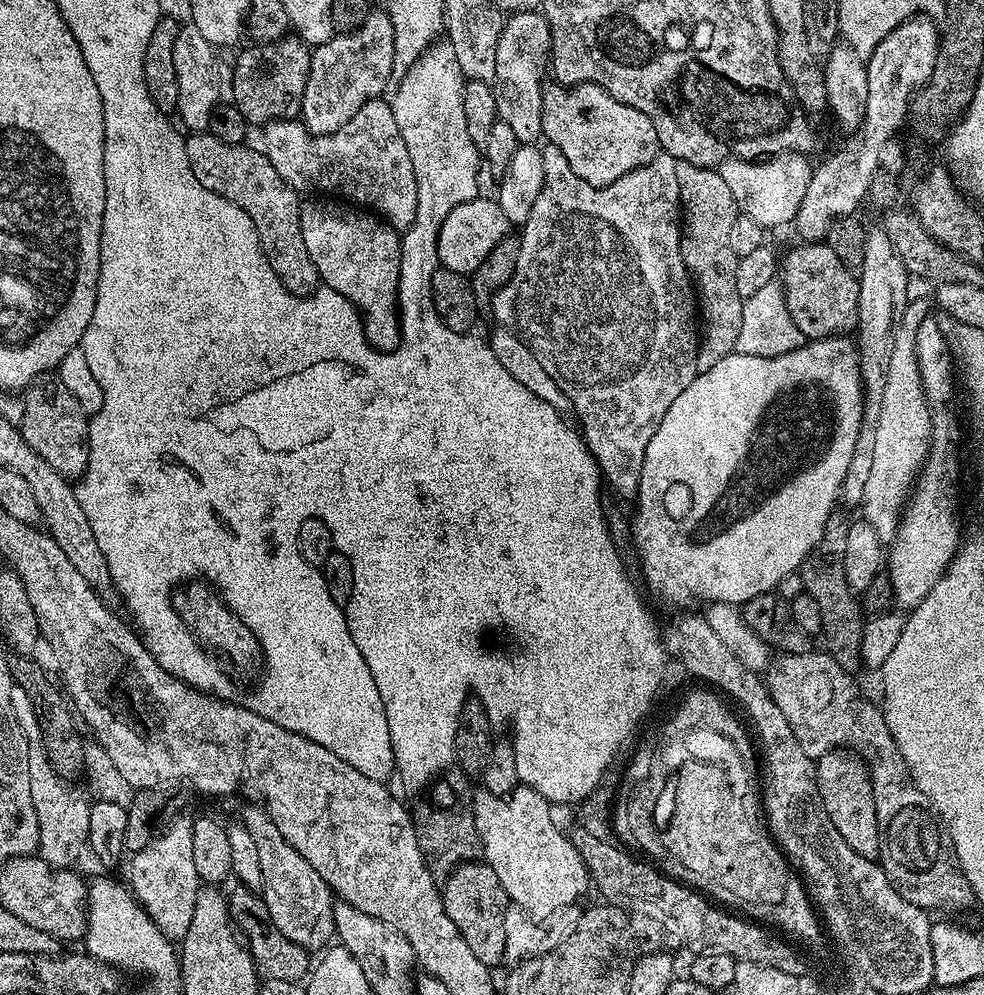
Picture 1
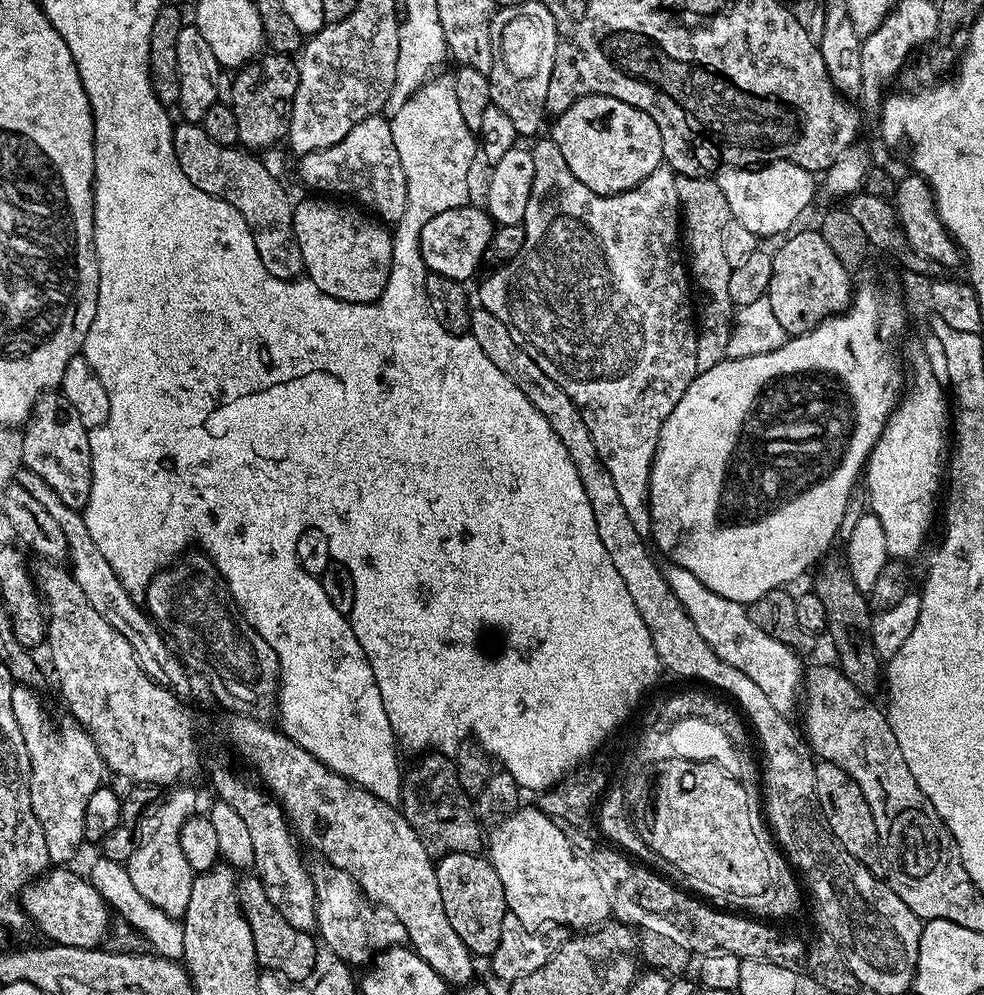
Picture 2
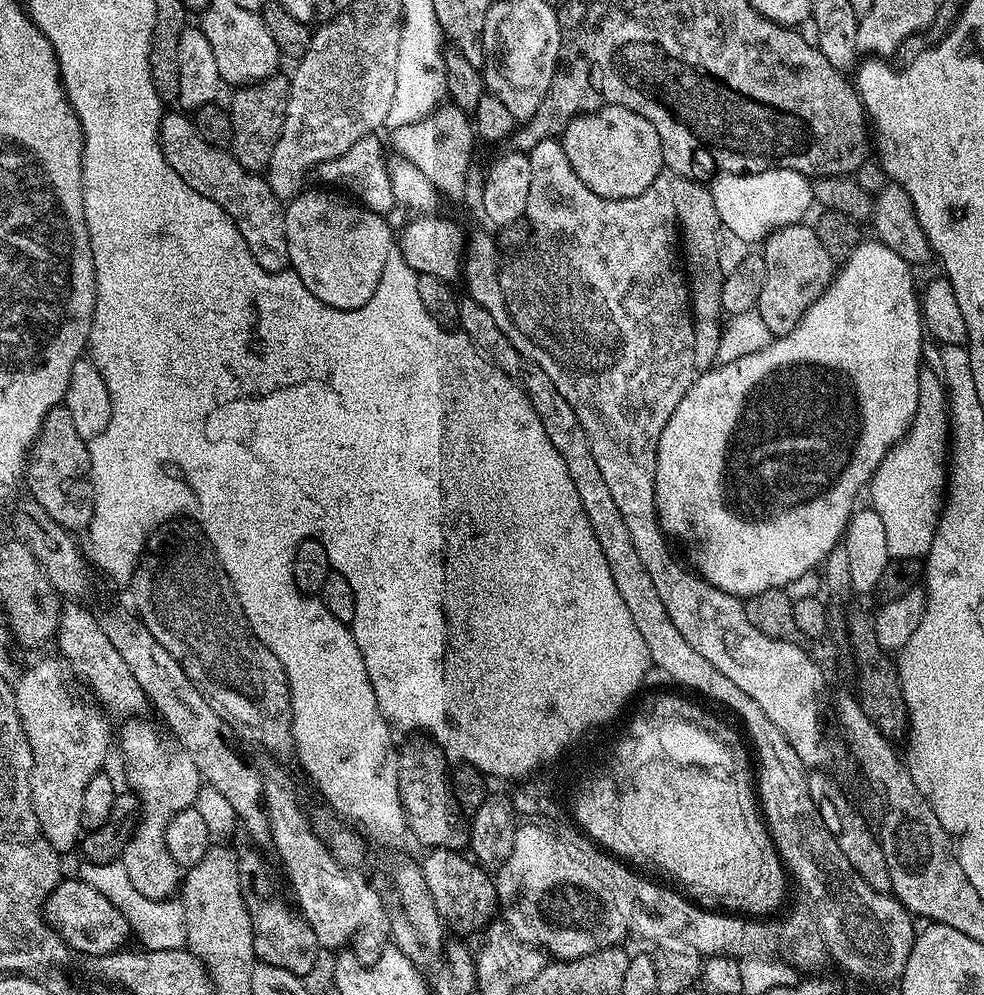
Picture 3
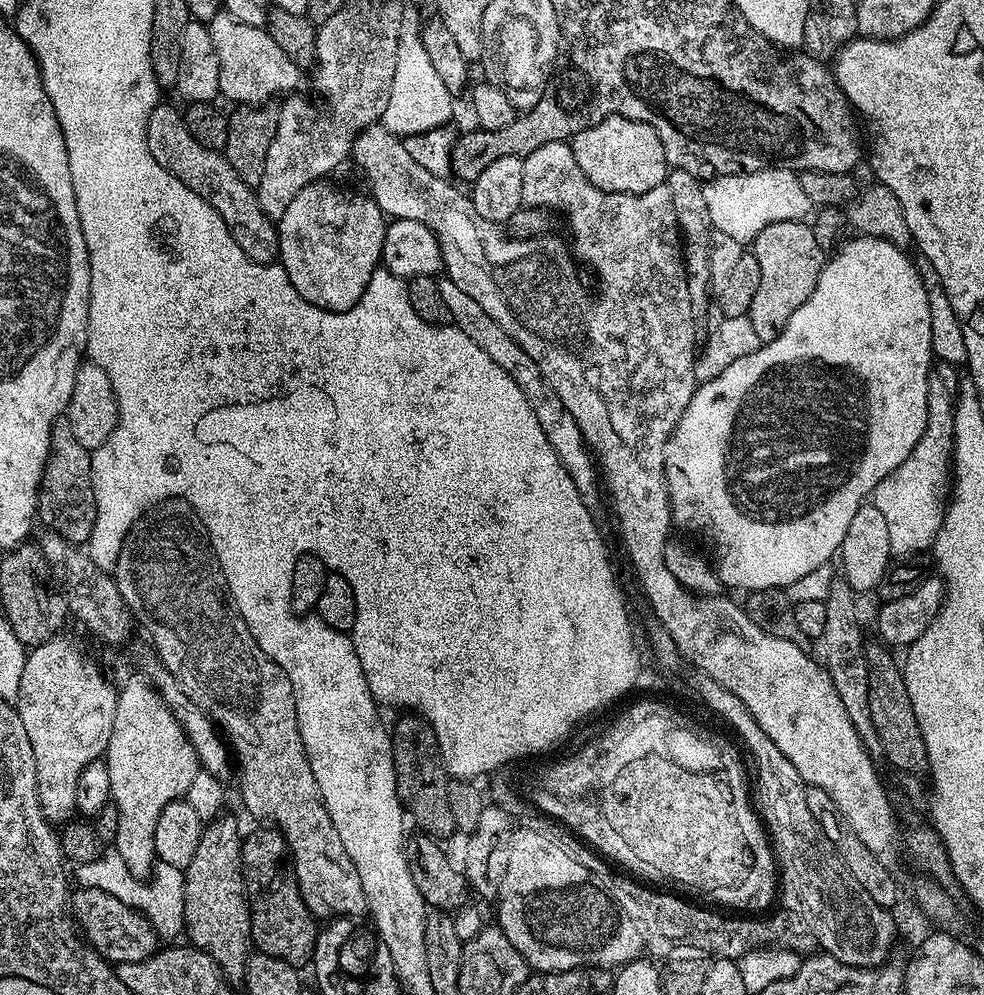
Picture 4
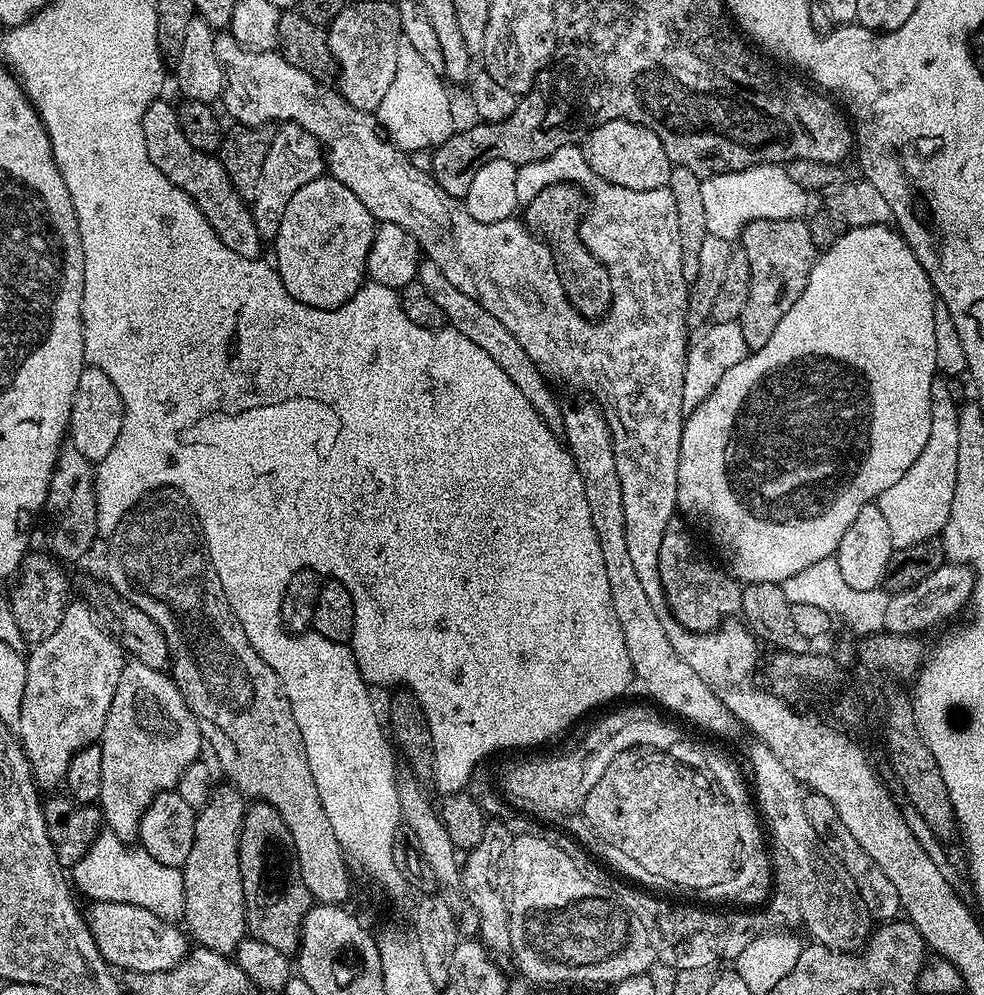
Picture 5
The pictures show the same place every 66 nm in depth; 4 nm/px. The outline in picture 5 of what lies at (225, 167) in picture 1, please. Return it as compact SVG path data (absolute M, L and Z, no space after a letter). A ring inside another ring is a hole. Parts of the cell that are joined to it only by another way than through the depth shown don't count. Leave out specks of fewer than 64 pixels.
M167 99L155 100L142 114L142 134L146 138L146 154L150 154L150 162L181 188L196 203L198 210L210 222L210 226L218 234L218 238L234 254L242 258L257 259L261 255L262 241L258 234L258 226L254 226L251 207L245 197L232 187L226 170L213 153L203 152L190 142L186 142L186 134L178 126L176 108L168 105Z

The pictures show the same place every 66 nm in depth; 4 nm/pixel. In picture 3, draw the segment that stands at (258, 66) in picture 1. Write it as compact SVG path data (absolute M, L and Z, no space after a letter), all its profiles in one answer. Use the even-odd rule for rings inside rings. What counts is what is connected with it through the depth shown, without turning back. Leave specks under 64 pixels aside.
M283 74L267 76L265 80L259 80L257 84L246 84L237 87L231 93L230 111L232 114L232 143L230 151L236 157L236 161L247 172L263 173L270 162L270 154L282 134L282 122L286 118L286 102L288 101L289 77Z

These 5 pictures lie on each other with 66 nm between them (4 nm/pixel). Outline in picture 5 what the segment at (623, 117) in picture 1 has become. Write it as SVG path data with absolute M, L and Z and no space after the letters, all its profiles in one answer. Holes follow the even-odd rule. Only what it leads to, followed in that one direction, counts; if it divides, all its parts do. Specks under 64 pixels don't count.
M611 120L593 128L584 137L582 147L590 170L606 178L606 182L614 182L614 186L626 186L626 190L658 190L670 182L674 165L652 128L629 120Z

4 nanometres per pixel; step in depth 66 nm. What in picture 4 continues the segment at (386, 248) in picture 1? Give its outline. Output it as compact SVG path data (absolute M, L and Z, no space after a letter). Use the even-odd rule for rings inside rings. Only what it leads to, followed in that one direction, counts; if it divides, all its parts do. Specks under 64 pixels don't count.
M317 182L298 190L294 202L286 206L286 214L278 221L280 254L278 263L286 270L294 290L306 302L328 312L350 310L362 298L370 278L382 264L382 242L386 217L371 195L355 196L352 192L339 192L329 182Z

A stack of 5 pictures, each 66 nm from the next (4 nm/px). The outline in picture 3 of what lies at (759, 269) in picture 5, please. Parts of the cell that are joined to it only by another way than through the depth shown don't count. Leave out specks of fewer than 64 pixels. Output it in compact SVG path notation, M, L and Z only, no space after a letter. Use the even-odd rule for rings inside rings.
M808 222L770 232L768 239L763 241L762 253L766 262L766 282L763 283L755 311L759 312L762 322L770 326L773 337L779 338L800 325L806 310L814 306L816 299L832 283L834 261L826 246L822 246L822 238L818 238L815 227Z

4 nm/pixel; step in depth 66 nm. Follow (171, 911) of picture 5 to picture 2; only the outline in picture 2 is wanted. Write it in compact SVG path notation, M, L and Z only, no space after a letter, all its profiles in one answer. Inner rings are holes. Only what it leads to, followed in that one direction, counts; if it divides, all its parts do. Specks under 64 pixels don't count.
M97 858L92 864L90 873L92 885L102 894L102 898L109 907L116 911L138 932L144 935L144 940L149 949L155 955L167 960L184 959L184 926L177 917L166 914L158 910L158 906L150 906L142 894L138 894L138 889L134 887L134 882L130 882L130 874L127 867L118 860L106 860Z

